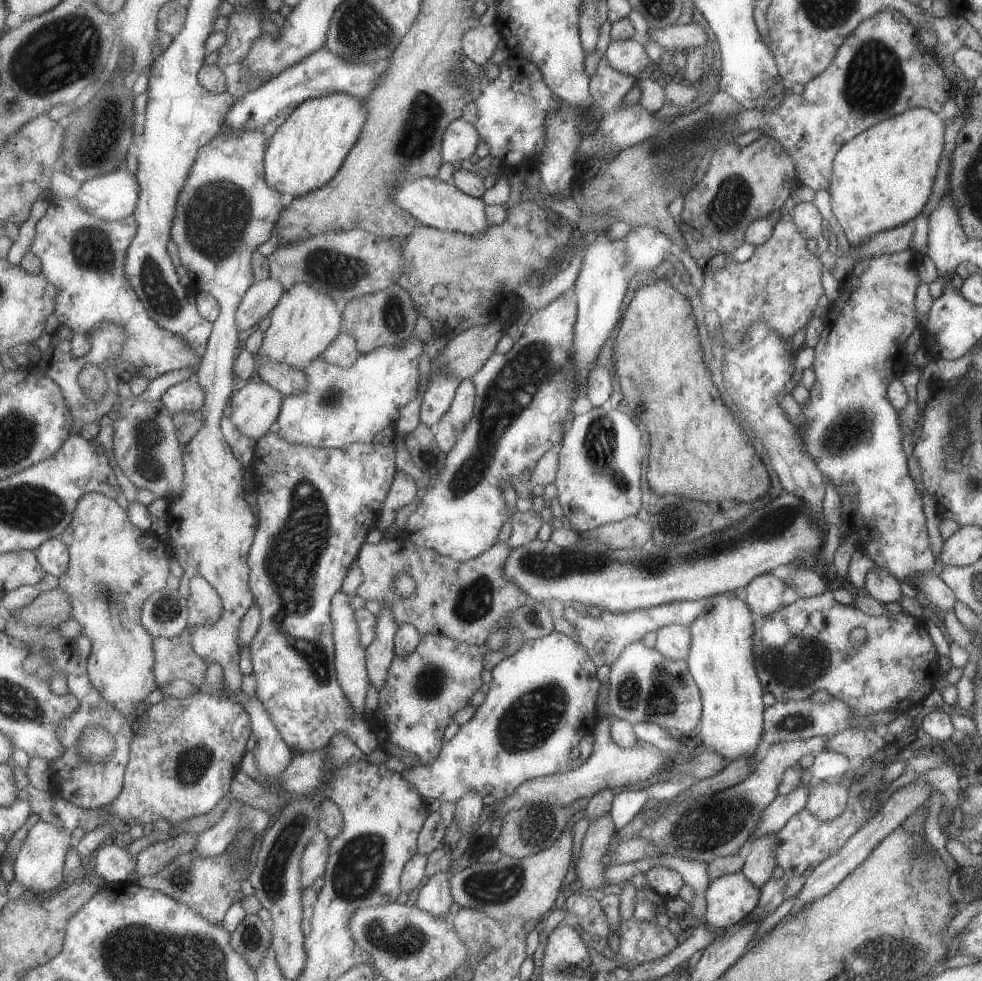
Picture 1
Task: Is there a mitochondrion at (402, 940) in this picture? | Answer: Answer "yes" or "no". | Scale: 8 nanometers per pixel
yes

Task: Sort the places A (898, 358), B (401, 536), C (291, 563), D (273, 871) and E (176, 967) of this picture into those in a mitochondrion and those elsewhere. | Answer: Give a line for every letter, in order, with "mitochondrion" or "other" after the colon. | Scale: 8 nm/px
A: other
B: other
C: mitochondrion
D: mitochondrion
E: mitochondrion

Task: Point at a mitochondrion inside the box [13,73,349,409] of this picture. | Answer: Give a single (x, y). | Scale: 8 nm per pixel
(218, 214)

